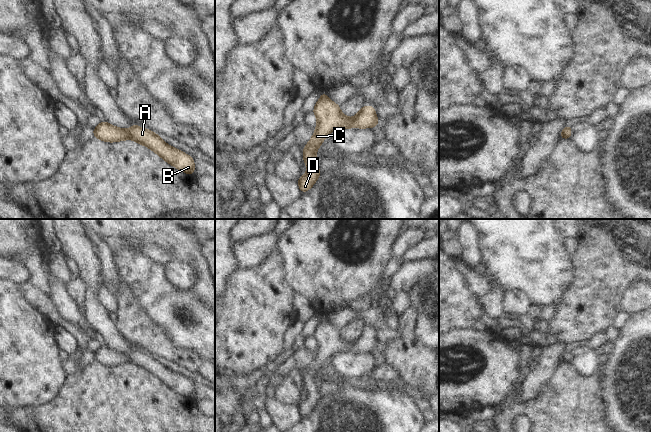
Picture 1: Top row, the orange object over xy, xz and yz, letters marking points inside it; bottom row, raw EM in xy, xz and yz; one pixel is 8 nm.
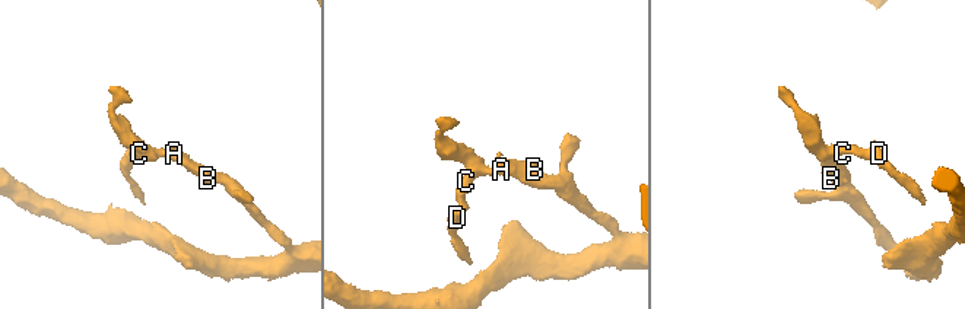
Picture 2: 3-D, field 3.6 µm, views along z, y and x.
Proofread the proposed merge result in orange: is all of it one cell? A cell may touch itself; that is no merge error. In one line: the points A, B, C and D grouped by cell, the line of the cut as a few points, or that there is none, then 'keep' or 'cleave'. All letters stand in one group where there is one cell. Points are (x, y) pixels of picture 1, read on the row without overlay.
A B C D; no cut; keep

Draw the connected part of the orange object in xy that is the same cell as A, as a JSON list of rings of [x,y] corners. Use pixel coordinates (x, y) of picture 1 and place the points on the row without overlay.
[[[101,345],[93,353],[93,360],[104,366],[119,366],[132,363],[140,369],[147,370],[166,386],[182,396],[194,399],[195,388],[193,381],[164,367],[161,360],[149,353],[141,353],[136,347],[133,347],[130,354],[125,354],[112,350],[108,346]]]

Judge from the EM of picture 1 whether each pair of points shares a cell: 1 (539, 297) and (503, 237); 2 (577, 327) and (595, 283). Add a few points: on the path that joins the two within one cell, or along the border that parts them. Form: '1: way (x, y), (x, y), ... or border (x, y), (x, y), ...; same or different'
1: way (539, 282), (539, 275), (517, 252); same
2: way (579, 316), (593, 301), (595, 294); same

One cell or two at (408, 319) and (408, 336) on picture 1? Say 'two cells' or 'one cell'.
one cell

